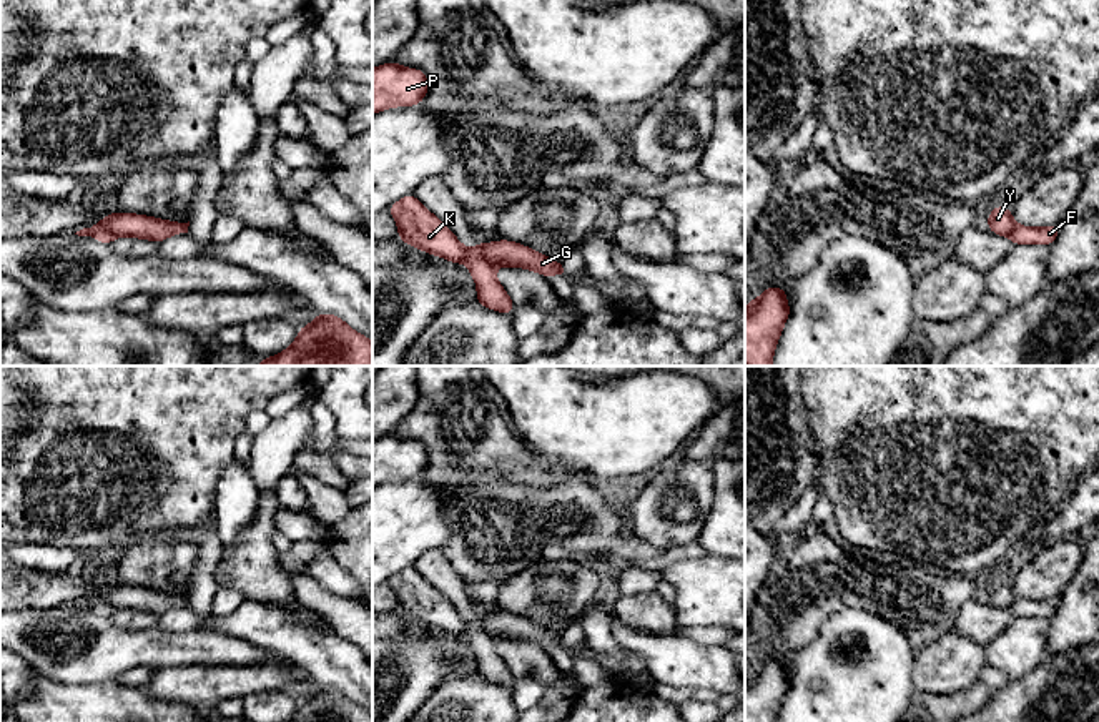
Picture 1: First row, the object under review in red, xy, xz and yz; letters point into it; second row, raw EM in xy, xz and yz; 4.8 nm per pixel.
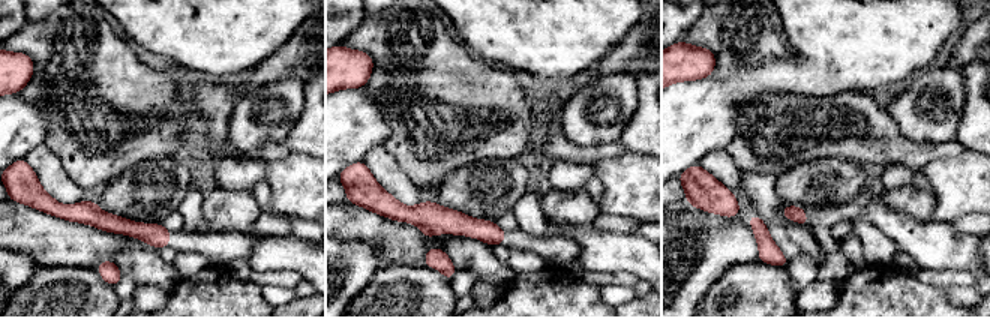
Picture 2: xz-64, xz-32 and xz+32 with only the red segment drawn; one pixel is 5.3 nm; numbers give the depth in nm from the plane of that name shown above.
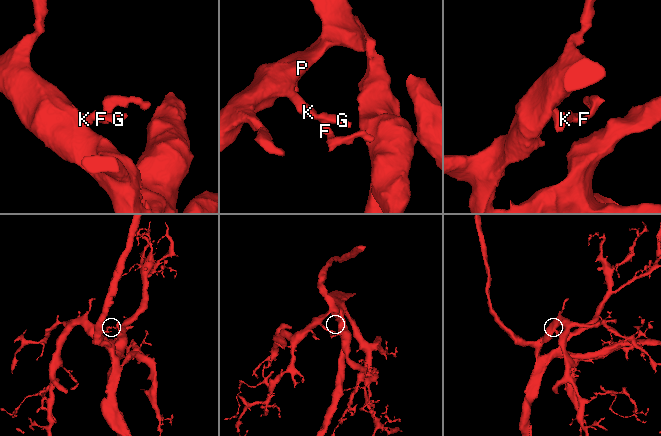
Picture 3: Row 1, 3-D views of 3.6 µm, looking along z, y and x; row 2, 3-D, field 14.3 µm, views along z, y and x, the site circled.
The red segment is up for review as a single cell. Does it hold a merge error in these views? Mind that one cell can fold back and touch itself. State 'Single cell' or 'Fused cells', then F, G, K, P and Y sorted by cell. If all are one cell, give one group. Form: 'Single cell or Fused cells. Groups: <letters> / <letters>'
Fused cells. Groups: F / G K P Y

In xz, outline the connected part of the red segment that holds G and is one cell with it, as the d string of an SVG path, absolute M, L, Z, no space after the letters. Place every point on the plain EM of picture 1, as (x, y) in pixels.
M407 567L387 582L397 594L397 611L426 626L446 631L451 635L462 635L472 627L479 627L495 639L515 639L532 642L542 649L569 645L560 634L549 632L520 616L499 612L495 616L477 616L467 622L456 607L436 591L414 567Z

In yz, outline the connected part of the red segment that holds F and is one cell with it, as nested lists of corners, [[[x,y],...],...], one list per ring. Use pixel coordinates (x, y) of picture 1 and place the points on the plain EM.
[[[1051,597],[1044,601],[1016,599],[1008,609],[1014,617],[1047,617],[1051,619],[1057,607],[1061,597]]]

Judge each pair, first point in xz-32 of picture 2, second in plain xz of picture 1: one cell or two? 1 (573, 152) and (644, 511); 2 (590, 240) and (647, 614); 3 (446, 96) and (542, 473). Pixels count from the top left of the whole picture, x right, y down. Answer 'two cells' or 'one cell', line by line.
1: two cells
2: two cells
3: two cells

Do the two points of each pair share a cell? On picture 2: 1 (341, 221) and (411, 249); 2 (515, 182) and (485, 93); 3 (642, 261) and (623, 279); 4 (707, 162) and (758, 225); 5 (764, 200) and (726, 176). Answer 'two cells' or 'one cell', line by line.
1: one cell
2: two cells
3: two cells
4: one cell
5: two cells

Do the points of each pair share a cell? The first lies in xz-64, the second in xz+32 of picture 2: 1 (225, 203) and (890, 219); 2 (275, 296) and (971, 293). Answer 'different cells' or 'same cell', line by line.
1: different cells
2: same cell

